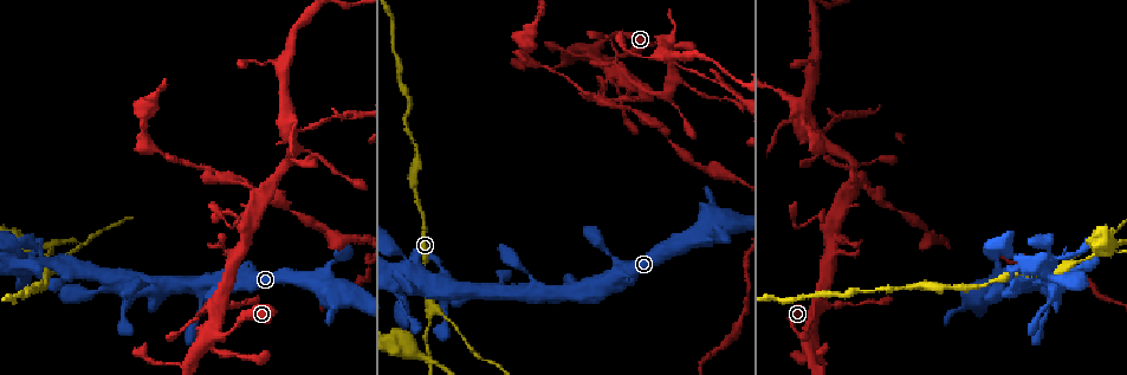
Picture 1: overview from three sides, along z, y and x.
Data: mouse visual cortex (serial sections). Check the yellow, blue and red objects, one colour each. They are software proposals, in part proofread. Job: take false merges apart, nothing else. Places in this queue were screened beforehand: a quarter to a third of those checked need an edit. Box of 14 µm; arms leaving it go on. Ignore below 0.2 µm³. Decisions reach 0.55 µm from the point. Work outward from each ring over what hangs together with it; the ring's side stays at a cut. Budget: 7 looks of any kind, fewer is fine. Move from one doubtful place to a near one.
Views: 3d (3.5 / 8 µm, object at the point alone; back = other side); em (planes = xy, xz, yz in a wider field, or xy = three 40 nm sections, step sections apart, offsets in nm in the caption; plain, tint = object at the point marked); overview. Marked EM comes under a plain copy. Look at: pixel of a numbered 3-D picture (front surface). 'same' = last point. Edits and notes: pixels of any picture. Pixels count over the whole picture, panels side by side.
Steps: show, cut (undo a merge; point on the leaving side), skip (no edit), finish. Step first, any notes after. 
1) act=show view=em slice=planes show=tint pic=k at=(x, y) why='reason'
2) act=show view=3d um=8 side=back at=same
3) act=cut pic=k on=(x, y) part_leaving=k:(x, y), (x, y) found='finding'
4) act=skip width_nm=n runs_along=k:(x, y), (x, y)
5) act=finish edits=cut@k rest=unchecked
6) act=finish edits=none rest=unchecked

act=show view=3d um=3.5 pic=1 at=(433, 309) why='branch point'

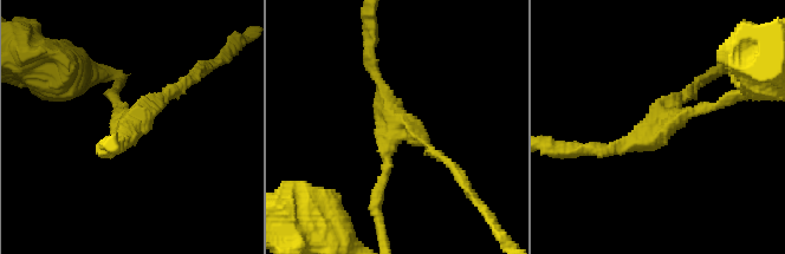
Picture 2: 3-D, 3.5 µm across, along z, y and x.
act=show view=em slice=xy step=5 show=tint pic=2 at=(664, 128) arms=3 arm_widths_nm=150,150,150 why='shape alone is not enough'

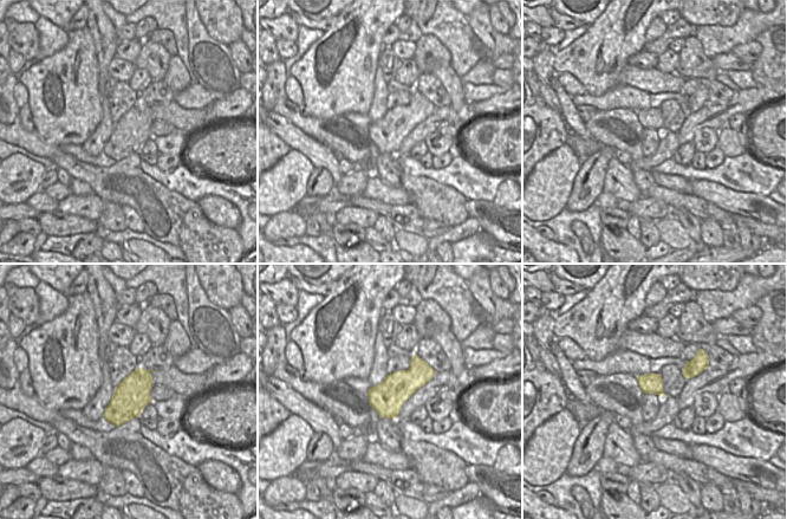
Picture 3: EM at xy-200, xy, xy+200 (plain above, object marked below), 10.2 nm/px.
act=skip runs_along=2:(598, 151), (633, 144), (730, 97) found='continuous, no second cell'

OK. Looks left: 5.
act=show view=3d um=3.5 pic=1 at=(428, 355)

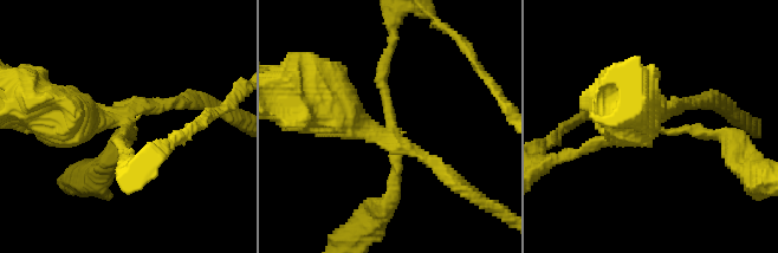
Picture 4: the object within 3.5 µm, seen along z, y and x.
act=show view=em slice=planes show=tint pic=4 at=(664, 121) arms=4 arm_widths_nm=150,150,150,700

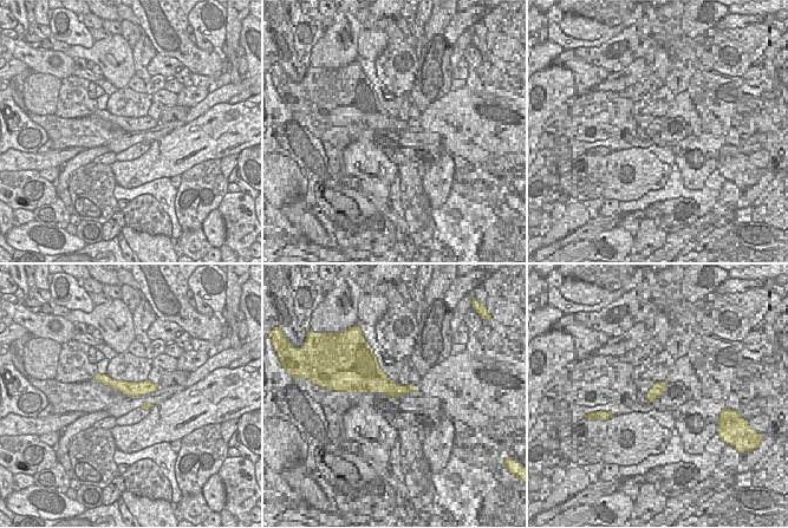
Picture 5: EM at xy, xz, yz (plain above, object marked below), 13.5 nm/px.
act=cut pic=4 on=(172, 104) found='a second cell is stuck on'

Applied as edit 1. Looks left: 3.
act=finish edits=cut@4 rest=unchecked

